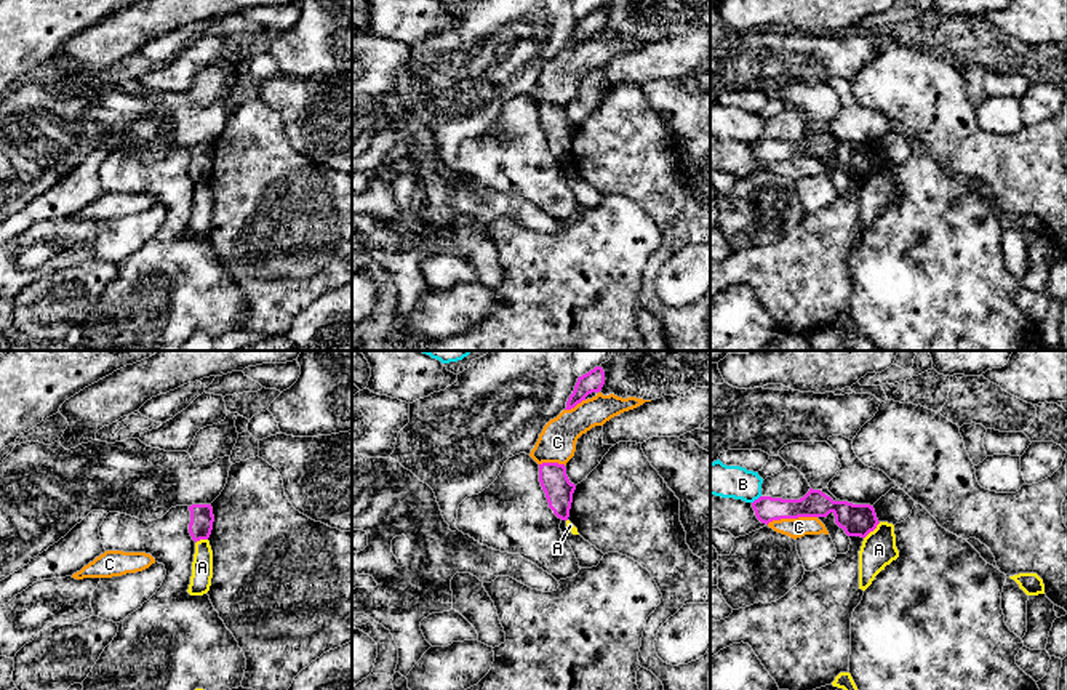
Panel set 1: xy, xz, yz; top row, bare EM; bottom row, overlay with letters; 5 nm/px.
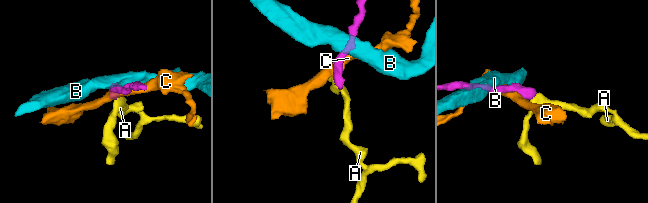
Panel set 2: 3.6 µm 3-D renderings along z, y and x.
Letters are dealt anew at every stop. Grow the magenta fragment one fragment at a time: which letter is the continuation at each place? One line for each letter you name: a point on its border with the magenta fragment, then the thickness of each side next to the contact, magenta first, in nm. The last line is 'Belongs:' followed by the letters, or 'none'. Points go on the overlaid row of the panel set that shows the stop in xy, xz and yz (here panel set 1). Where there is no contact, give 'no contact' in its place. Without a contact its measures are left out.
Belongs: none

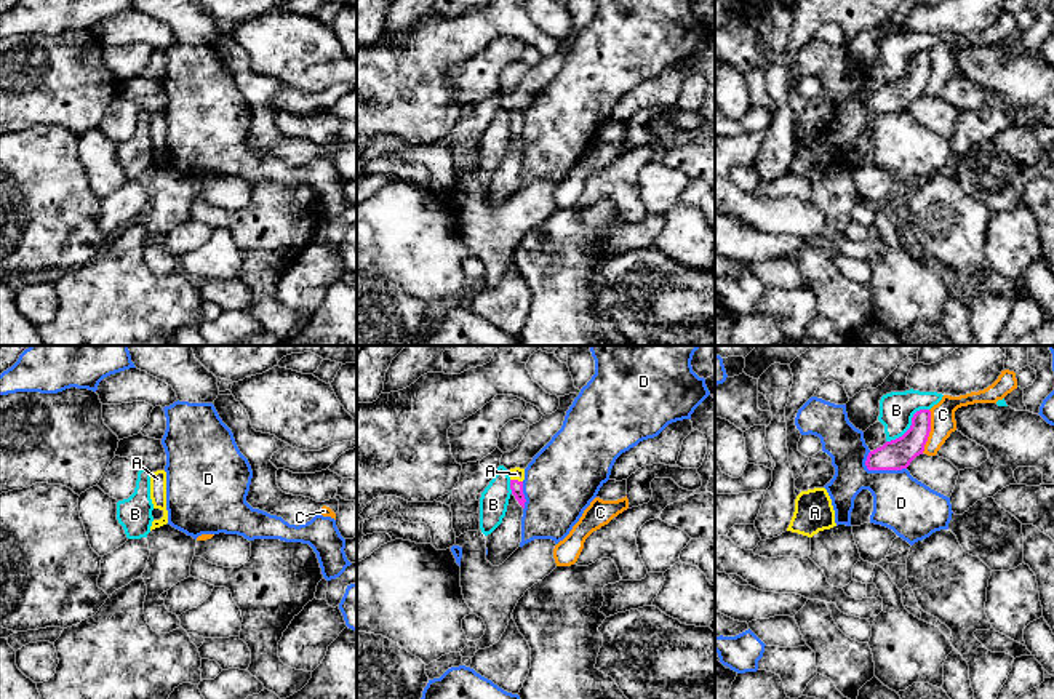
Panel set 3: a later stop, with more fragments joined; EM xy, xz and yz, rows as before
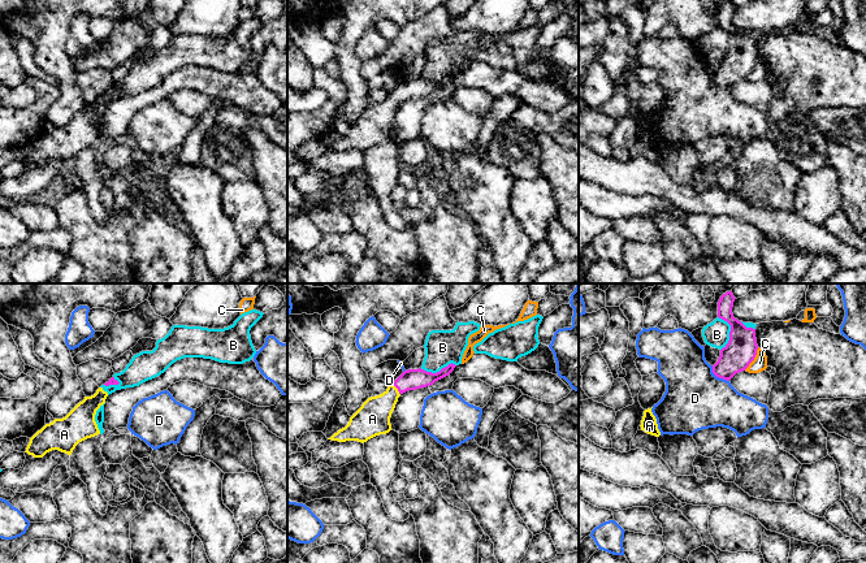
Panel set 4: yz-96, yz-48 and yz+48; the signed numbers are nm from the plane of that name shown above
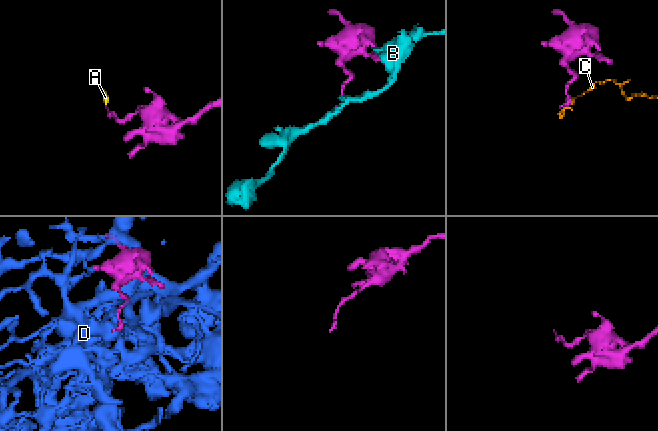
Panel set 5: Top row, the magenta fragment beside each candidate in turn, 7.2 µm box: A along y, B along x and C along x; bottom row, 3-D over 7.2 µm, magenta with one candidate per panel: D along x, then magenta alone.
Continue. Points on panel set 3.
A: contact xz (517, 480); calibres 60 and 60 nm
Belongs: A

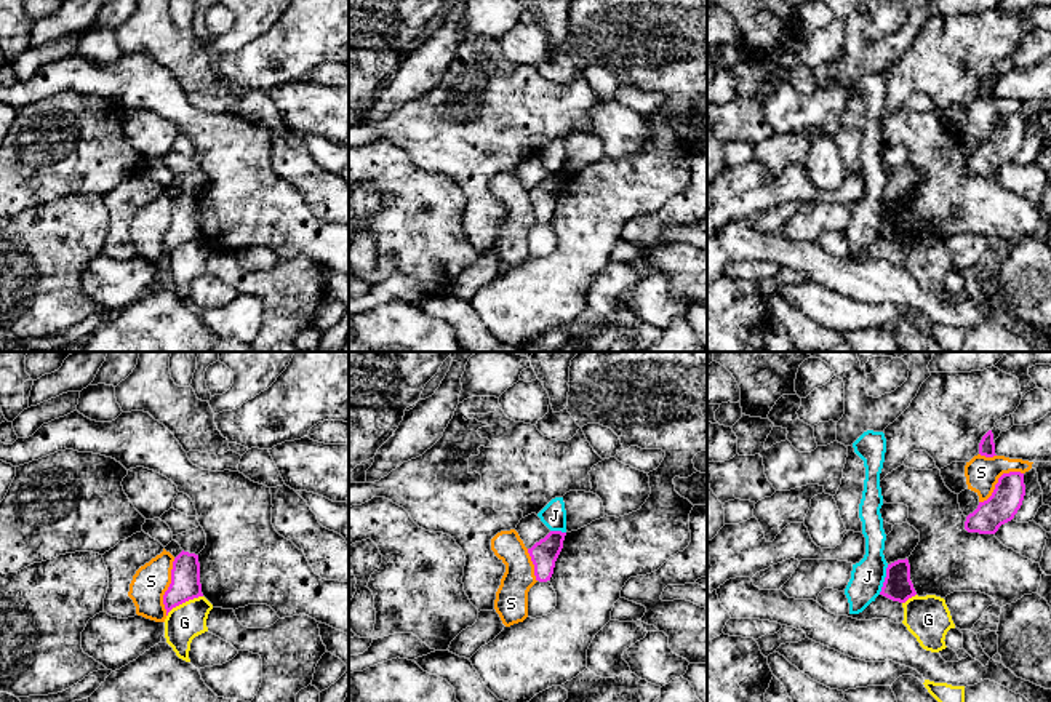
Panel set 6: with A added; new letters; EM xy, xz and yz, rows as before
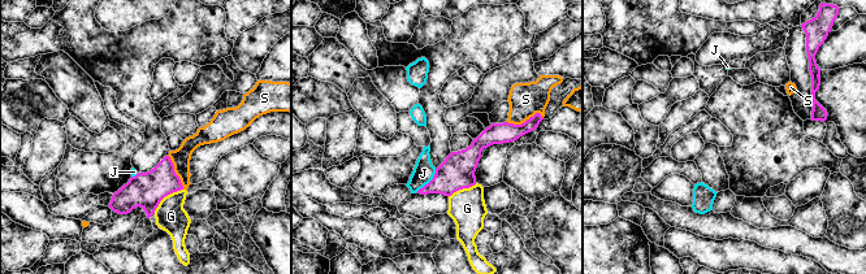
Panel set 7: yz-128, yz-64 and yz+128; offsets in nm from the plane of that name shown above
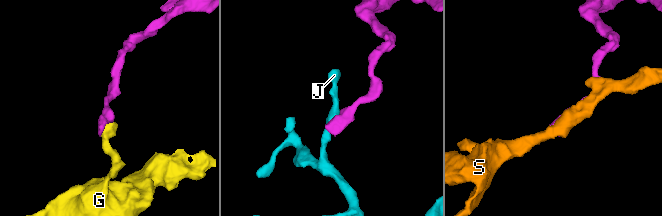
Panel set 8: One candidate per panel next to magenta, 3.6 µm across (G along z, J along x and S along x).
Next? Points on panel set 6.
Belongs: none

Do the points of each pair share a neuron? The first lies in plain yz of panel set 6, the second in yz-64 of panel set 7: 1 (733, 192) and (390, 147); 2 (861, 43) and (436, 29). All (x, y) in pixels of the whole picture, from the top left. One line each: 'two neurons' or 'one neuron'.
1: one neuron
2: one neuron

